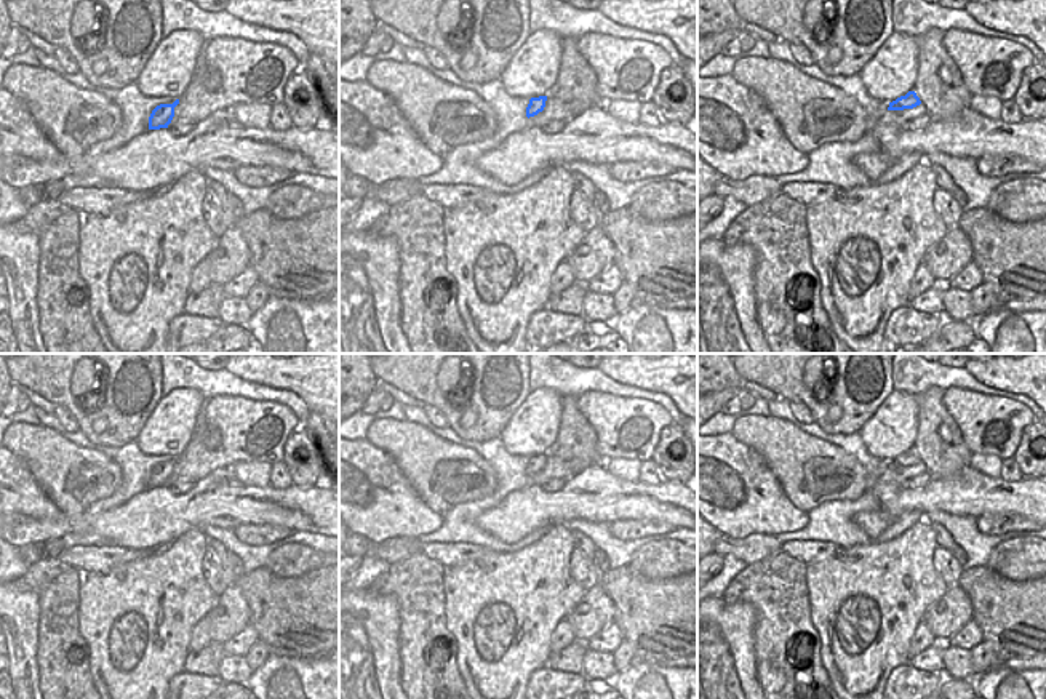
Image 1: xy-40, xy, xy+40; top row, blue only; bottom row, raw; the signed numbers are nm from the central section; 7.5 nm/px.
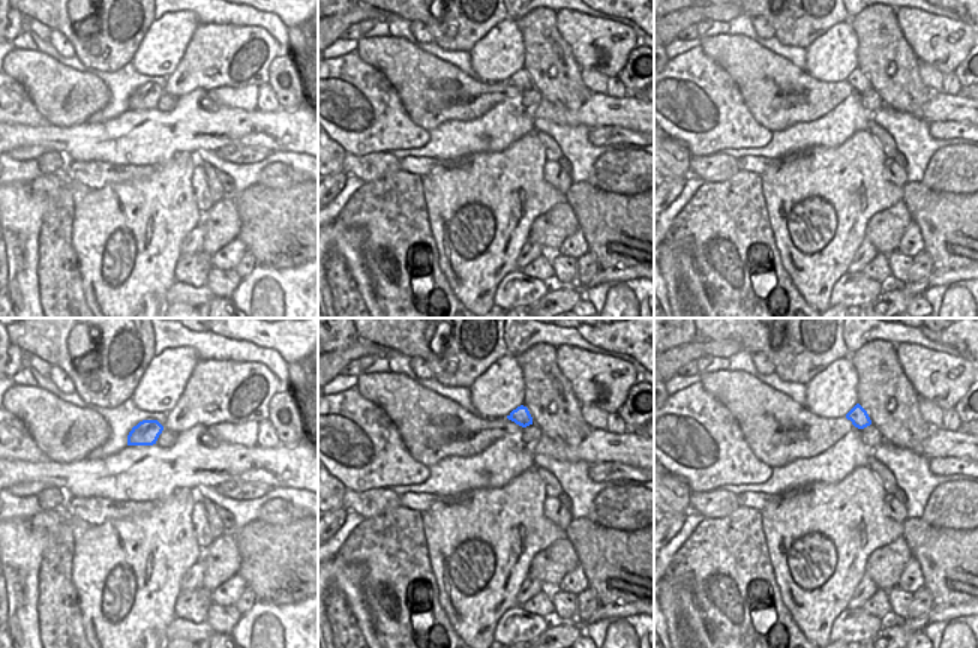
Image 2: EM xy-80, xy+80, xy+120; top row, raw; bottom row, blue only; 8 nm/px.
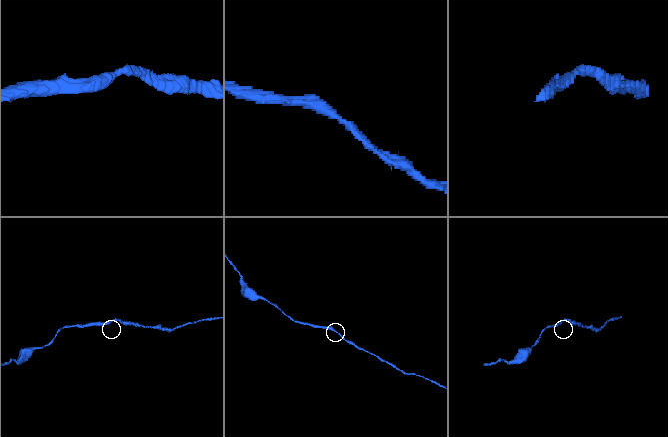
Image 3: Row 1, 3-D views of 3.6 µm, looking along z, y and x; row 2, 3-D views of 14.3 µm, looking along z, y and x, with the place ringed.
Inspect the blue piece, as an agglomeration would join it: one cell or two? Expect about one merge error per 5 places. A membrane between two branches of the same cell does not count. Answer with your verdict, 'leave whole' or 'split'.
leave whole

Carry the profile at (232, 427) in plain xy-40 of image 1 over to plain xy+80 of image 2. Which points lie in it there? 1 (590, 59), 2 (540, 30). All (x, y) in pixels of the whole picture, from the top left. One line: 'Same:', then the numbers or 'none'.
Same: 1

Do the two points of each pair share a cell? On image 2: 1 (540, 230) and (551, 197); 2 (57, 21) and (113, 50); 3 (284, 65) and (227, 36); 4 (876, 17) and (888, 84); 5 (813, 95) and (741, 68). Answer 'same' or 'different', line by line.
1: different
2: same
3: different
4: same
5: same

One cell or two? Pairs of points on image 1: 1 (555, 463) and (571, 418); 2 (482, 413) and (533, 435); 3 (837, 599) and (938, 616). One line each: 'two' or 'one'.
1: two
2: two
3: two

